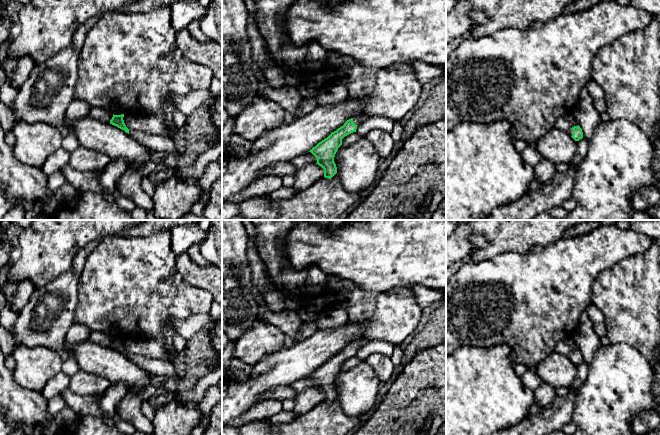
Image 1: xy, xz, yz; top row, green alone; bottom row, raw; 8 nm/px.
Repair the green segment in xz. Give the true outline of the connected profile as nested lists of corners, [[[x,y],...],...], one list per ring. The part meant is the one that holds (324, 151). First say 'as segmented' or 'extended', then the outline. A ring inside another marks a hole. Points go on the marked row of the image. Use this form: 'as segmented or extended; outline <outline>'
extended; outline [[[361,114],[347,120],[343,126],[332,132],[327,138],[319,142],[309,151],[316,157],[316,164],[324,169],[325,178],[331,179],[337,173],[334,157],[338,148],[342,145],[342,139],[356,132],[357,126],[369,117],[366,114]]]

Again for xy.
extended; outline [[[124,114],[114,115],[110,120],[110,124],[117,126],[124,130],[138,143],[146,146],[152,152],[166,152],[167,154],[174,154],[179,156],[179,152],[176,150],[172,137],[169,135],[153,135],[143,131],[136,131],[128,129],[123,120]]]

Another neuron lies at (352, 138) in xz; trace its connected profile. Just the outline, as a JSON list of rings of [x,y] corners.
[[[353,132],[342,139],[342,146],[348,147],[358,140],[360,140],[360,135],[357,132]]]

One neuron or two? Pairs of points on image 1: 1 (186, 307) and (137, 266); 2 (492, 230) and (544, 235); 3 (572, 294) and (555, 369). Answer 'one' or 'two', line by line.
1: one
2: one
3: two

